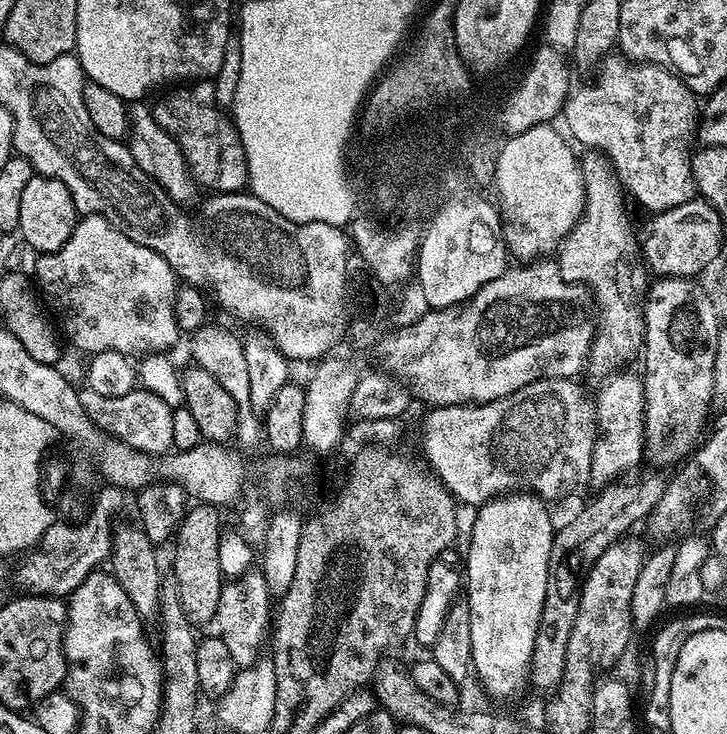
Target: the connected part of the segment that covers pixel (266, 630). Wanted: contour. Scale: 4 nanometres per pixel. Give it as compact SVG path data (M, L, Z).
M249 570L243 576L223 585L214 621L215 631L230 649L237 669L253 668L261 659L260 651L265 651L270 636L270 621L274 616L274 597L266 586L263 571Z

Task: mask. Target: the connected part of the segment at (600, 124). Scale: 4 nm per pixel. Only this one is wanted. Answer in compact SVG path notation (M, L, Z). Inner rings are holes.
M609 54L599 61L598 66L600 69L589 84L577 83L568 93L562 120L568 123L570 136L572 131L571 139L577 145L580 143L588 148L597 148L605 156L603 159L610 165L623 191L631 199L633 196L642 207L649 208L649 213L665 212L693 199L696 184L692 180L688 135L691 132L693 135L698 122L697 93L689 90L679 76L667 68L659 68L657 64L630 62L629 57L623 54ZM628 100L648 100L648 104L632 109Z

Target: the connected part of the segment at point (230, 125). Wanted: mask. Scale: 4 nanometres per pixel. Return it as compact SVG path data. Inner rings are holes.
M213 81L192 82L165 92L168 93L157 104L151 105L152 116L178 142L197 185L201 189L209 188L212 194L241 191L248 182L244 147L235 123L216 101Z

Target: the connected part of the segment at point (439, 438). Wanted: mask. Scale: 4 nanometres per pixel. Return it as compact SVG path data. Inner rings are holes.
M567 376L546 378L538 382L530 382L530 386L522 386L522 390L514 390L514 394L506 394L506 398L491 400L485 404L446 404L436 406L424 422L424 452L427 463L430 465L436 477L448 488L448 491L456 497L461 505L472 504L479 506L489 501L504 498L509 494L535 494L545 502L560 500L568 496L579 484L587 485L590 474L590 458L594 454L594 442L596 441L596 406L590 392L587 392L582 385L576 384L575 379Z

